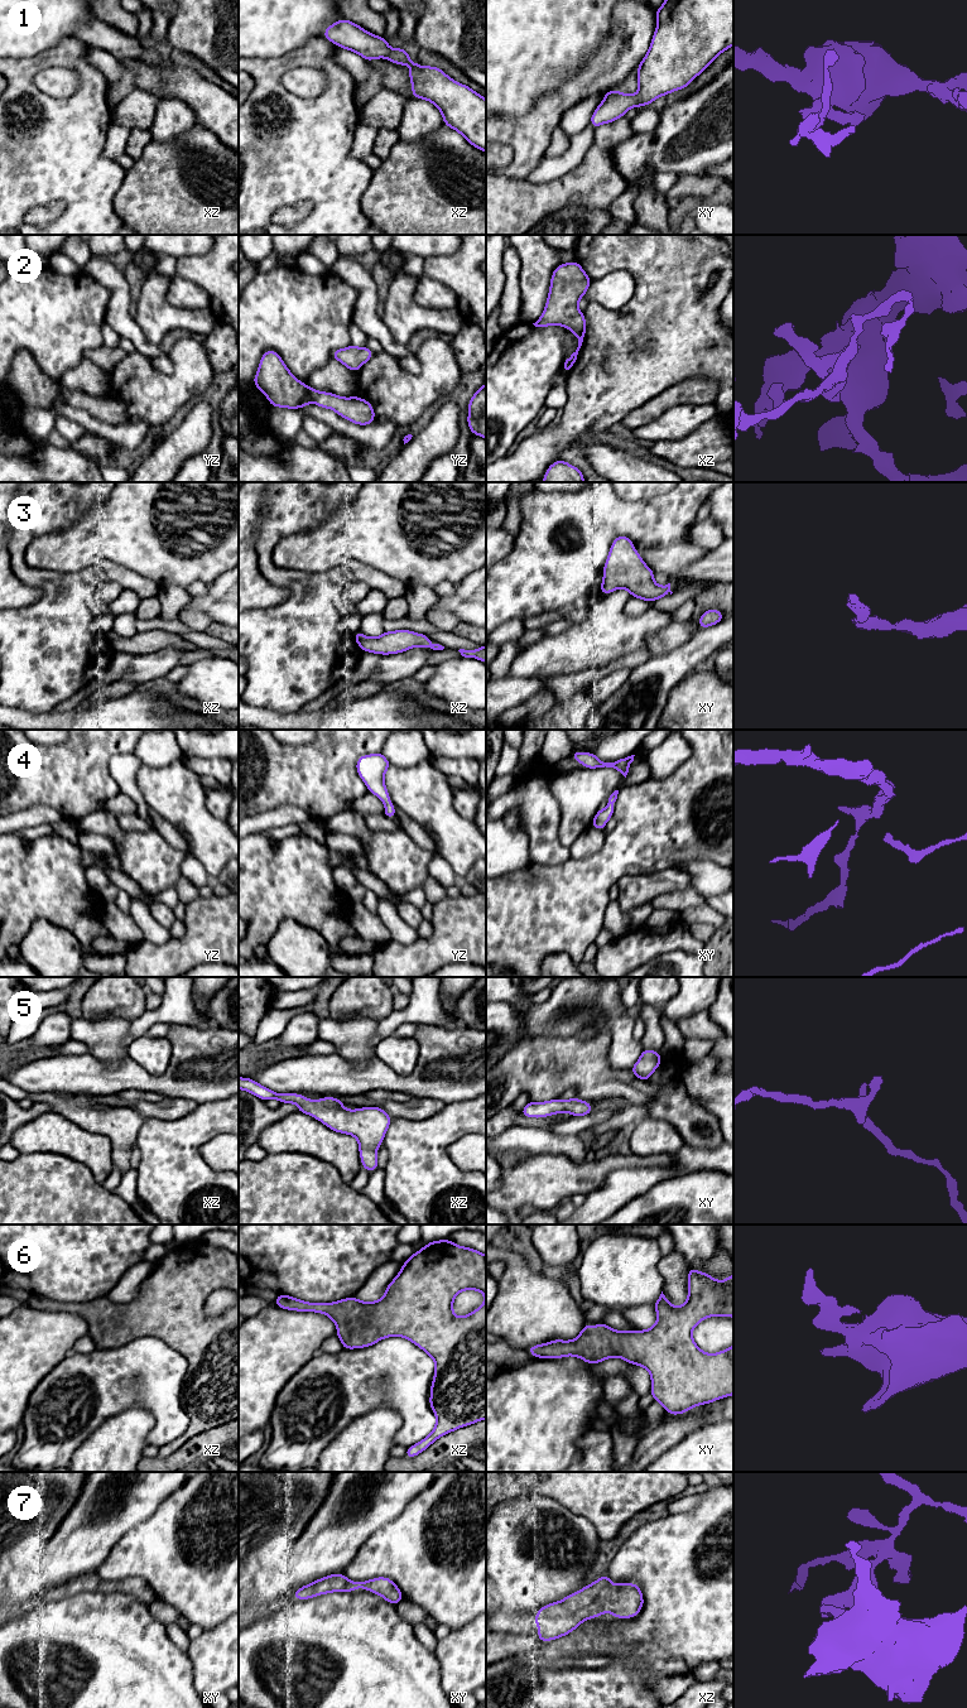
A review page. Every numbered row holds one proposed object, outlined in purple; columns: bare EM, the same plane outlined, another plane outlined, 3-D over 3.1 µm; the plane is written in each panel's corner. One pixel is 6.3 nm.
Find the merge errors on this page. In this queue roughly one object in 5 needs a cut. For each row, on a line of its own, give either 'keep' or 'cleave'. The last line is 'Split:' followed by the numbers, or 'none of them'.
1: keep
2: keep
3: keep
4: keep
5: keep
6: keep
7: keep
Split: none of them

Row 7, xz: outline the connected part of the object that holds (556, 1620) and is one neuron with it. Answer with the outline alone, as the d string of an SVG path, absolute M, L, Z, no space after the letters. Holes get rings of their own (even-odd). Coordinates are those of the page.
M606 1573L581 1591L571 1593L558 1602L540 1607L534 1617L534 1622L540 1630L537 1639L539 1641L557 1640L576 1630L583 1621L597 1618L606 1612L611 1612L615 1618L632 1618L639 1615L643 1606L644 1598L638 1584L620 1583L614 1586L608 1578L608 1573Z

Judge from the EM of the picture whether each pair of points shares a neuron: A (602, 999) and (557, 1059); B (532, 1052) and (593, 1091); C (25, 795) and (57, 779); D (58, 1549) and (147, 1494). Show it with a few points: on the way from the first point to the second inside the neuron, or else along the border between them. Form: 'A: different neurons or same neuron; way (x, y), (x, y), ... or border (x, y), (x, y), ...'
A: different neurons; border (581, 1035), (543, 1037)
B: same neuron; way (547, 1066), (568, 1066), (578, 1076)
C: same neuron; way (33, 788), (39, 782), (49, 779)
D: same neuron; way (80, 1543), (95, 1528), (118, 1520), (125, 1512)

